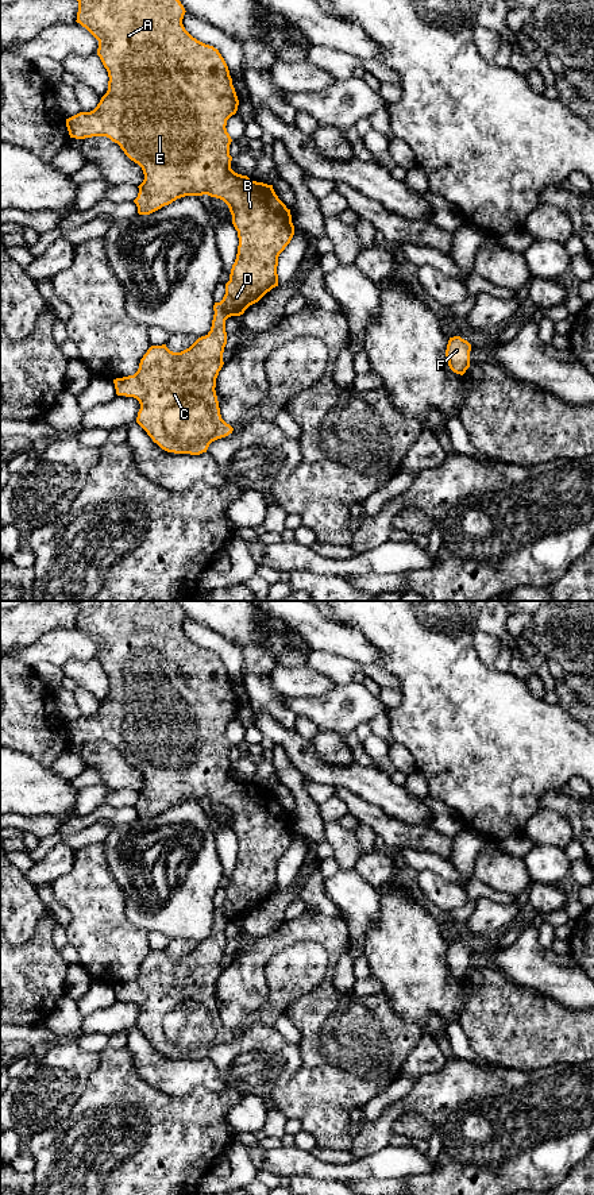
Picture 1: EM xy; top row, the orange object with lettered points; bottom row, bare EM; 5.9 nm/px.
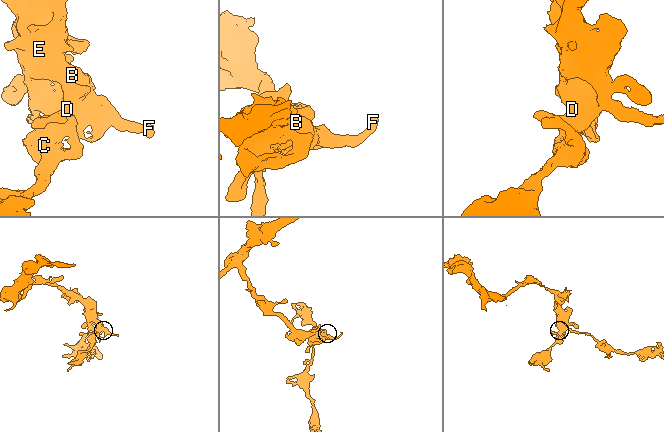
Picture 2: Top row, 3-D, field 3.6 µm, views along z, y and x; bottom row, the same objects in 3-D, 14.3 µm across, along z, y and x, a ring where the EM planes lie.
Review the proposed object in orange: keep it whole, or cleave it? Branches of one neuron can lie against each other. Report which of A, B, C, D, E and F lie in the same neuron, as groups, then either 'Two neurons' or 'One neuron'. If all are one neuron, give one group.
Groups: A B C D E F. One neuron

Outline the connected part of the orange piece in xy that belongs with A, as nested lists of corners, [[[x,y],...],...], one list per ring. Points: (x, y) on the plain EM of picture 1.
[[[72,601],[78,606],[77,628],[97,645],[97,660],[108,676],[108,695],[90,717],[80,717],[66,724],[70,743],[85,744],[107,741],[117,748],[124,759],[138,768],[144,779],[134,807],[139,820],[150,820],[177,803],[208,799],[223,805],[232,820],[239,851],[225,899],[213,910],[211,936],[181,957],[170,956],[166,949],[151,951],[143,960],[134,980],[113,984],[116,999],[139,1006],[136,1028],[162,1055],[174,1059],[200,1060],[209,1049],[232,1038],[234,1033],[220,1019],[216,1001],[216,983],[221,975],[227,949],[225,925],[240,921],[267,897],[278,891],[278,861],[294,840],[290,814],[278,803],[273,790],[256,787],[231,774],[232,747],[227,725],[236,718],[239,705],[232,690],[228,671],[213,651],[193,643],[184,632],[185,613],[176,601]]]

